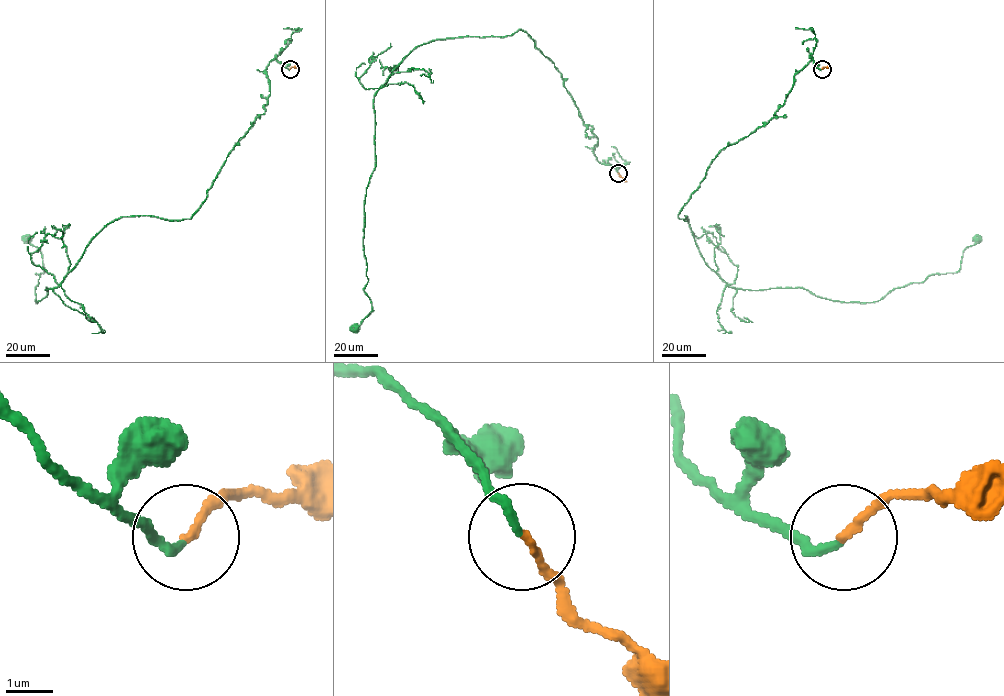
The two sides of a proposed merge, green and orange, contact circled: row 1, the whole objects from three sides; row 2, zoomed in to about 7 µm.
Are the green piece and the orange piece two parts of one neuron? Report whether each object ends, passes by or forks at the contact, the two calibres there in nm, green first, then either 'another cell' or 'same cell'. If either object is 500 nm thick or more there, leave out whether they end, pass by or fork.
green ends there; orange ends there; 170 nm thick on the green side, 160 nm on the other; same cell

